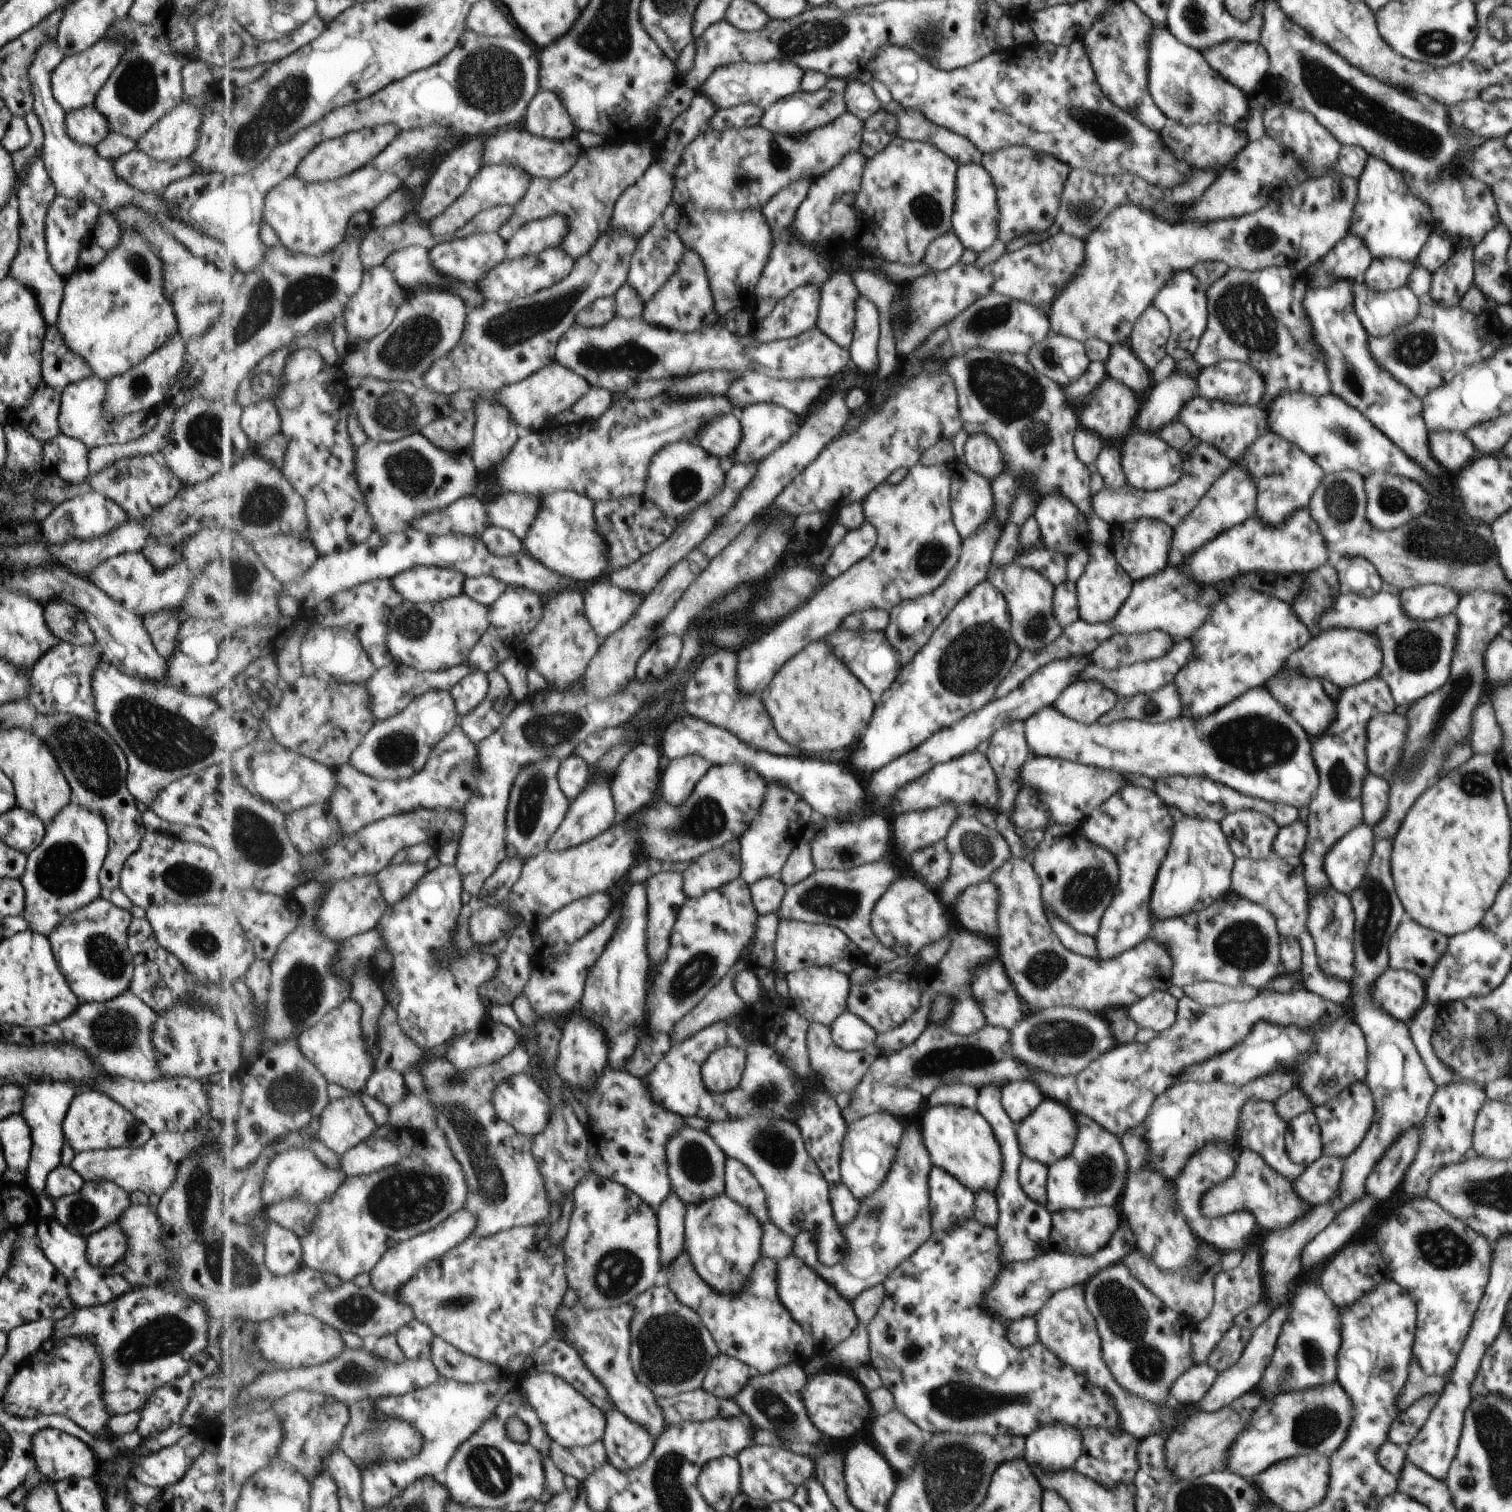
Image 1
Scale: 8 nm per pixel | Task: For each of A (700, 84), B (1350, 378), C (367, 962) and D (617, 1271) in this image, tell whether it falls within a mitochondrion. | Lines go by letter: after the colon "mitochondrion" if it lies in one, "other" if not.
A: other
B: mitochondrion
C: other
D: mitochondrion

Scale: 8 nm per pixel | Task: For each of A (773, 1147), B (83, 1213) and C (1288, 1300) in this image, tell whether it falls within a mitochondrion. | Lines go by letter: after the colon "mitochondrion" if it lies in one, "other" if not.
A: mitochondrion
B: mitochondrion
C: other

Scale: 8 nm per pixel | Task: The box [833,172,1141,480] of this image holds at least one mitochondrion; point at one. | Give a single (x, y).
(1011, 397)

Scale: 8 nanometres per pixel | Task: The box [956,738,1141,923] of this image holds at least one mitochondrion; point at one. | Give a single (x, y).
(1084, 891)

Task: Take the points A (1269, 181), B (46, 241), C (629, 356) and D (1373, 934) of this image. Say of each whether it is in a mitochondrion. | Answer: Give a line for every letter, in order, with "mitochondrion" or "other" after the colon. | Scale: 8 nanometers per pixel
A: other
B: other
C: mitochondrion
D: mitochondrion

